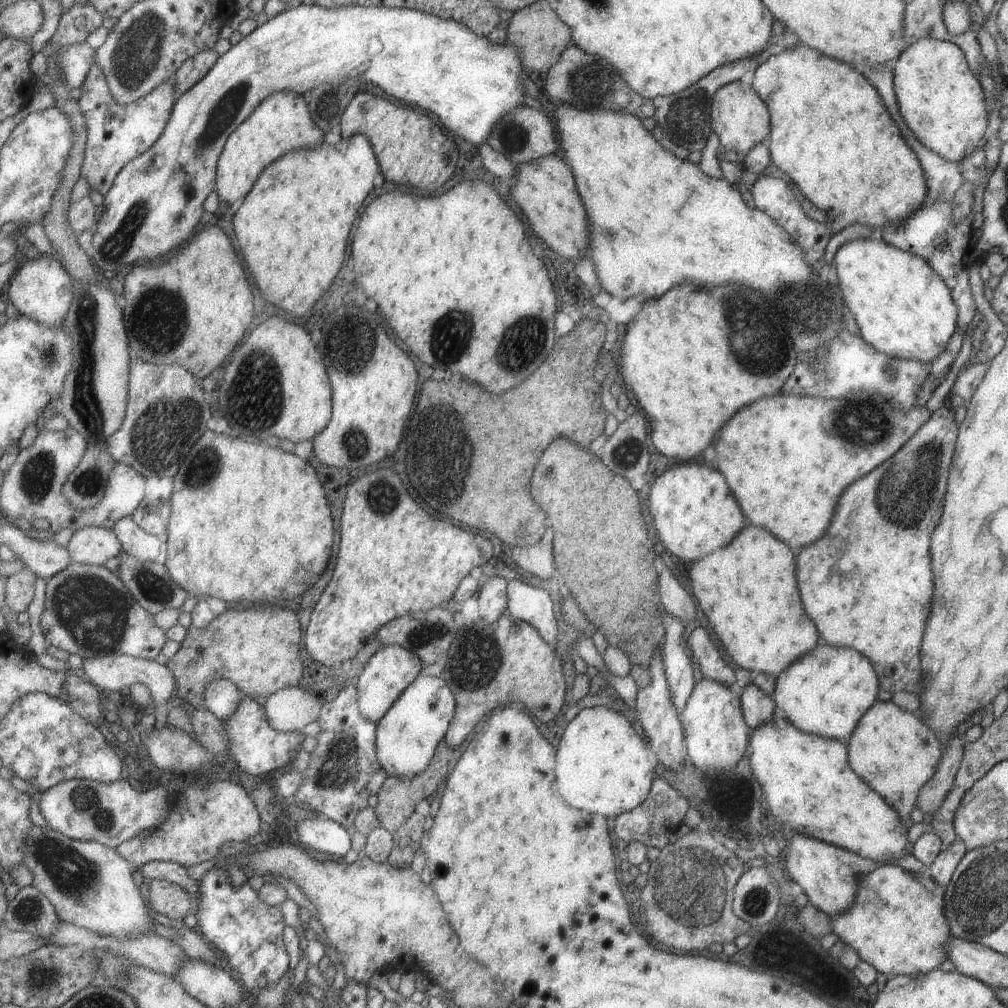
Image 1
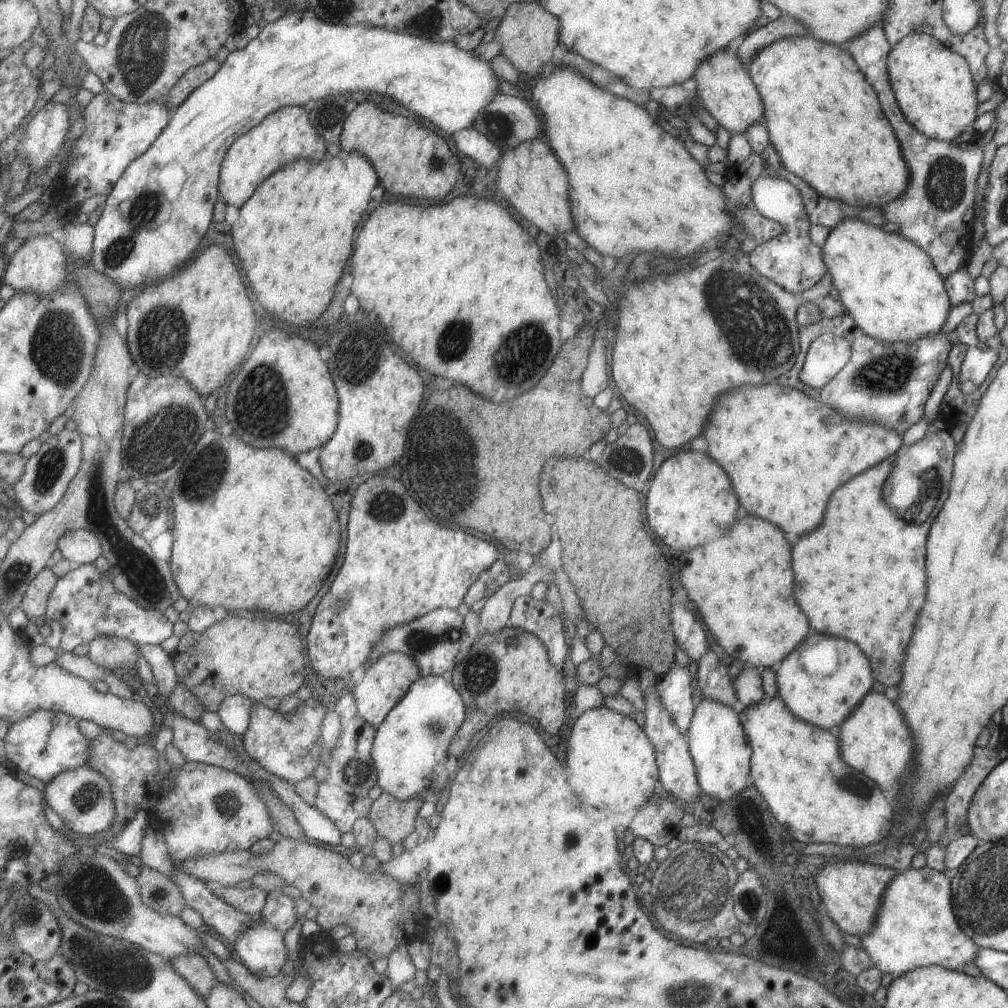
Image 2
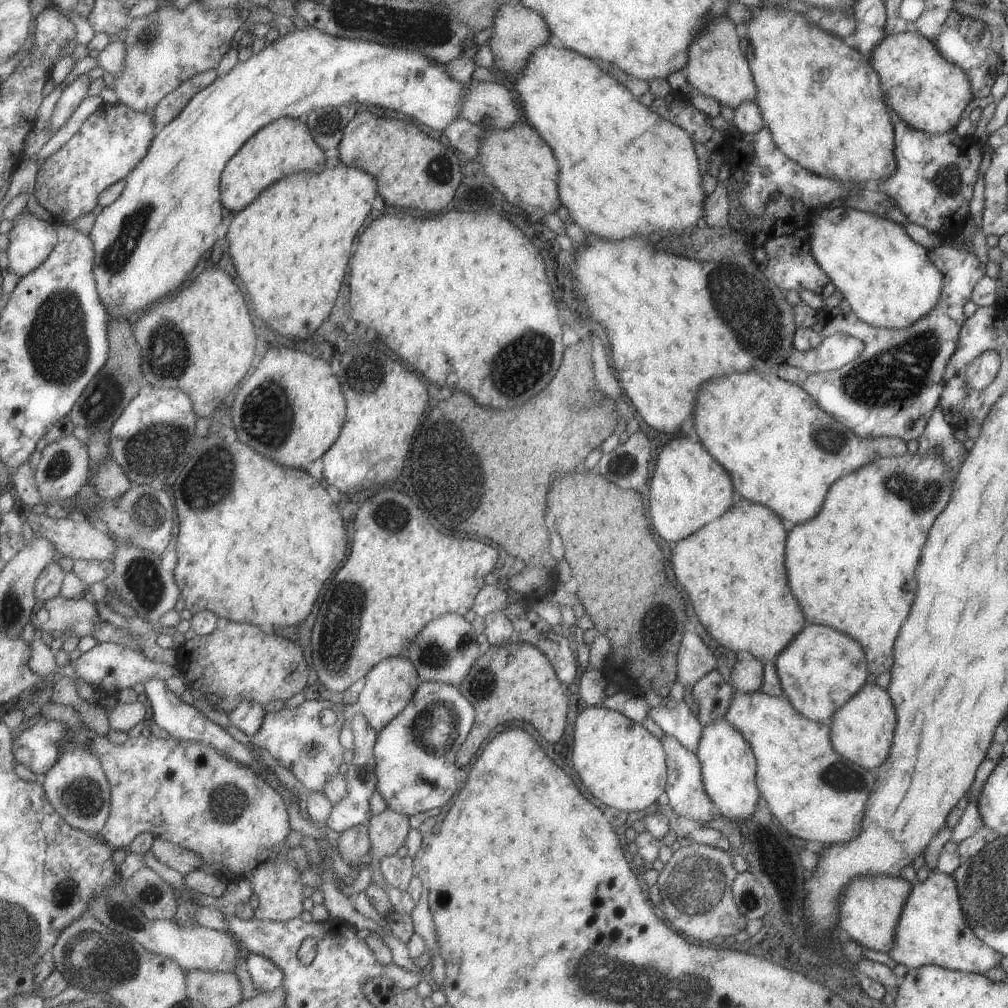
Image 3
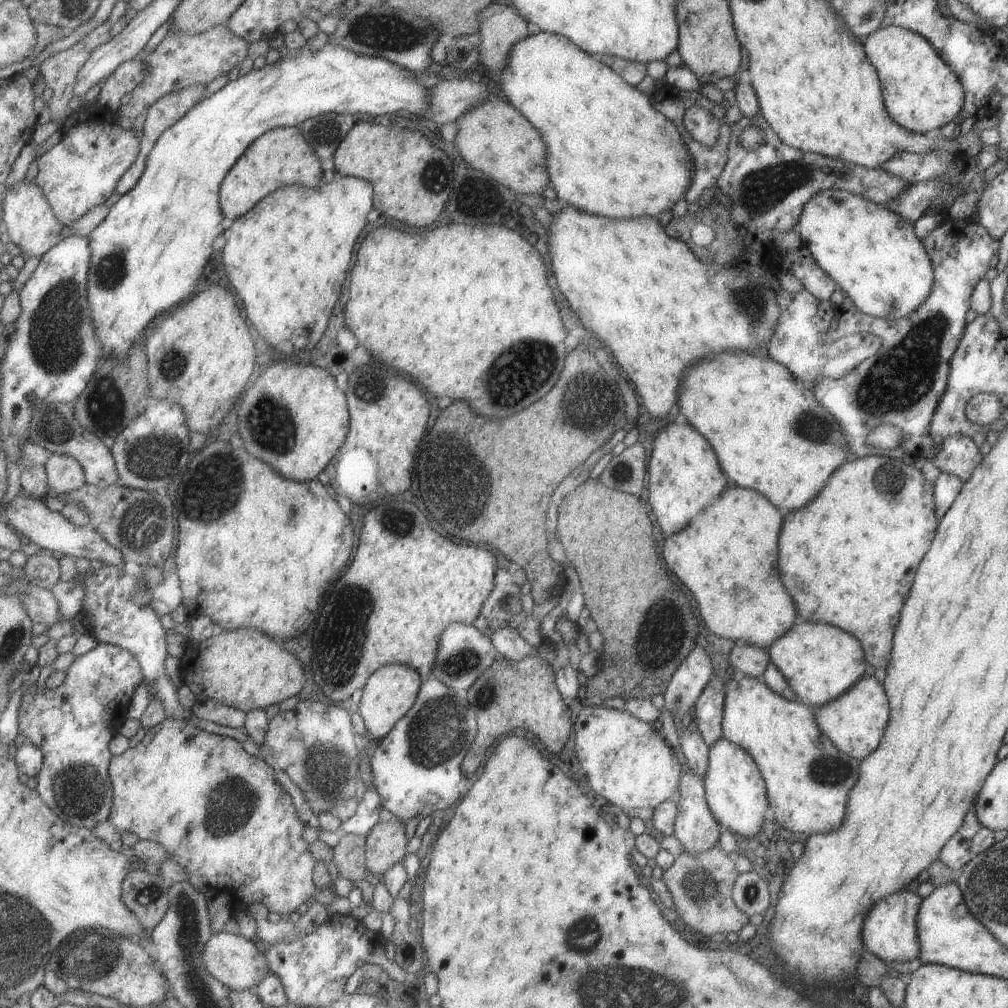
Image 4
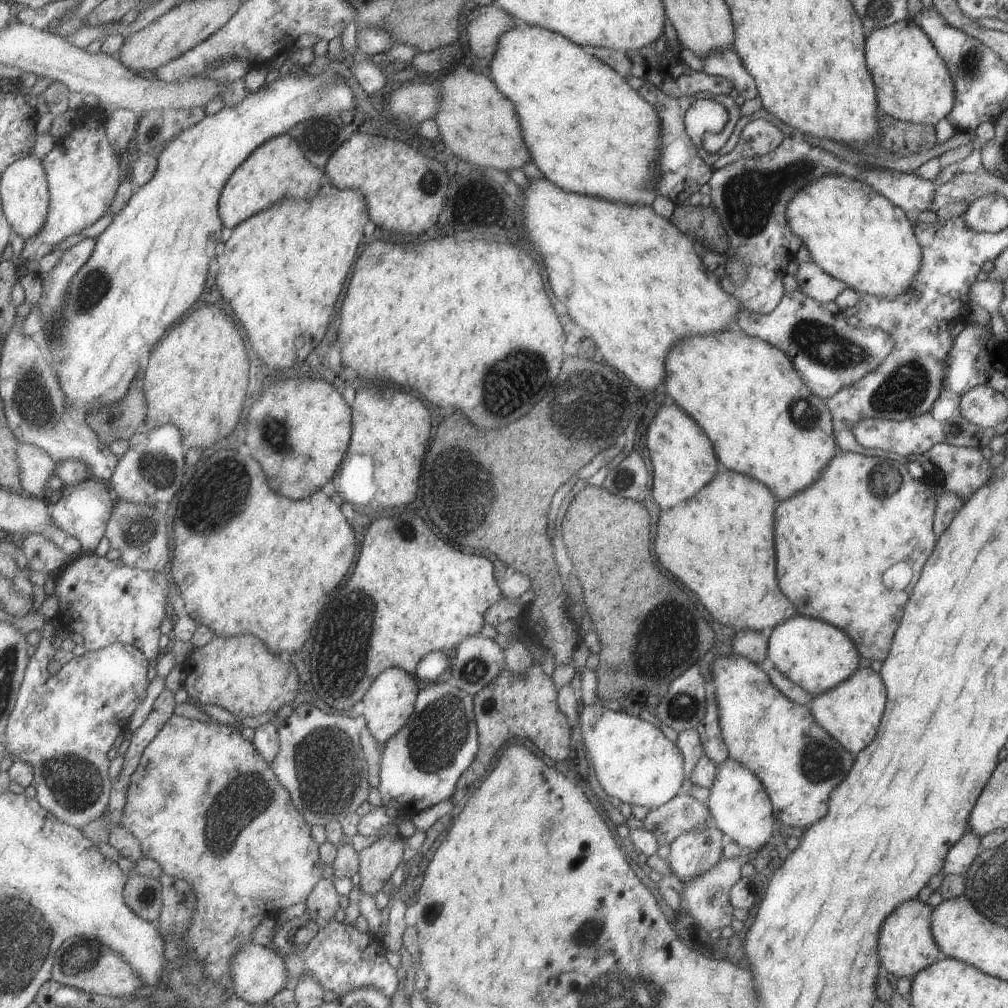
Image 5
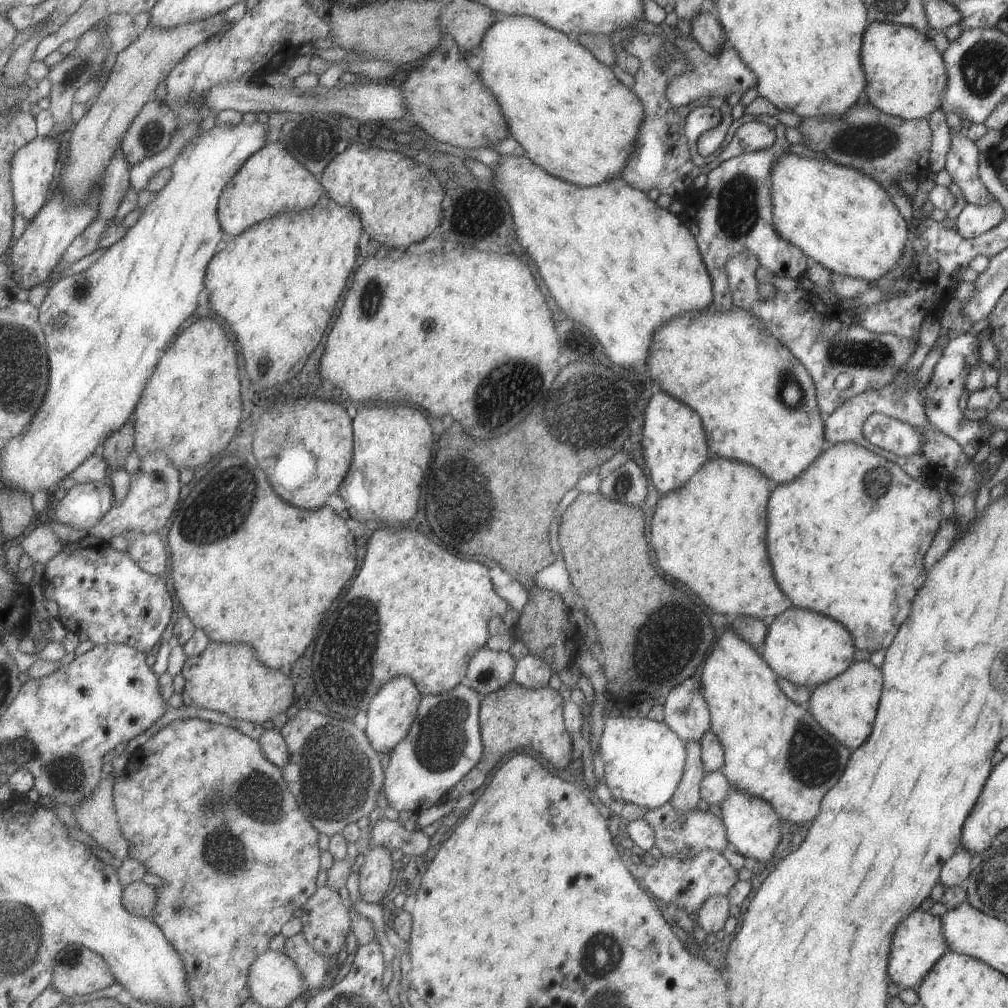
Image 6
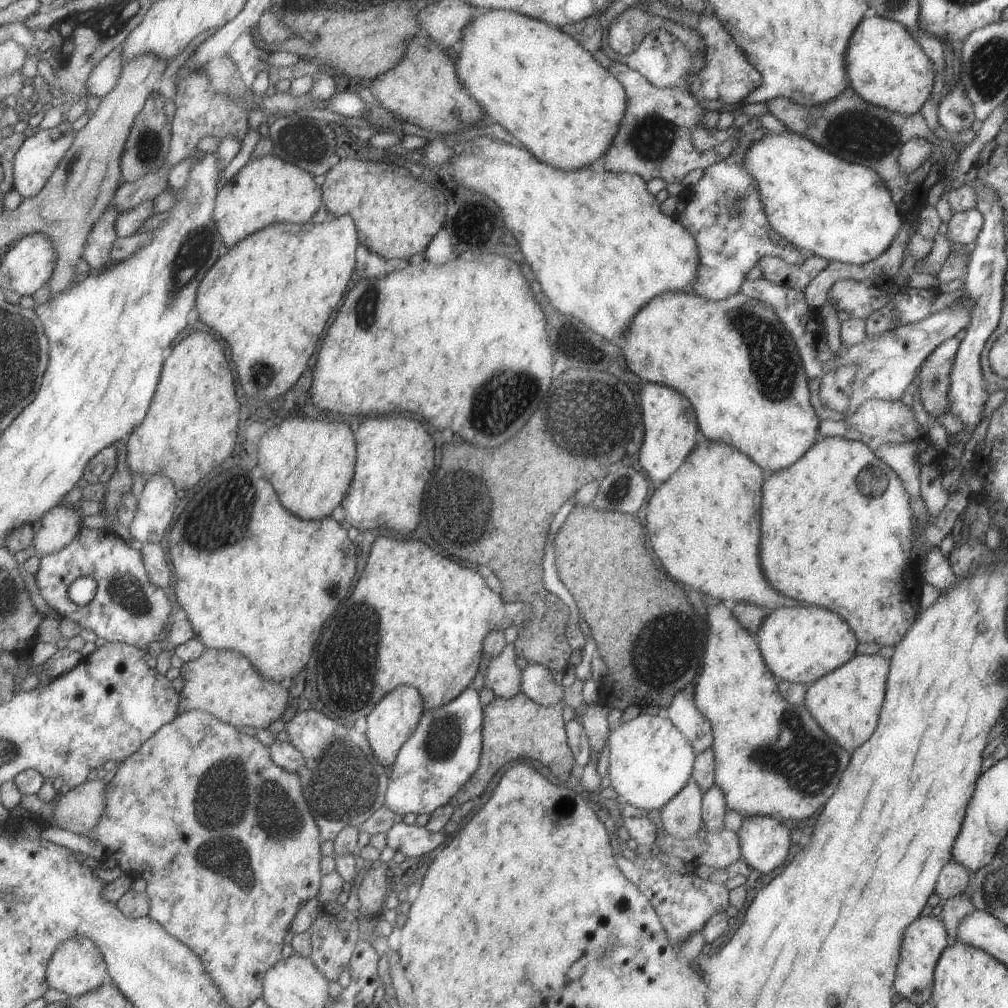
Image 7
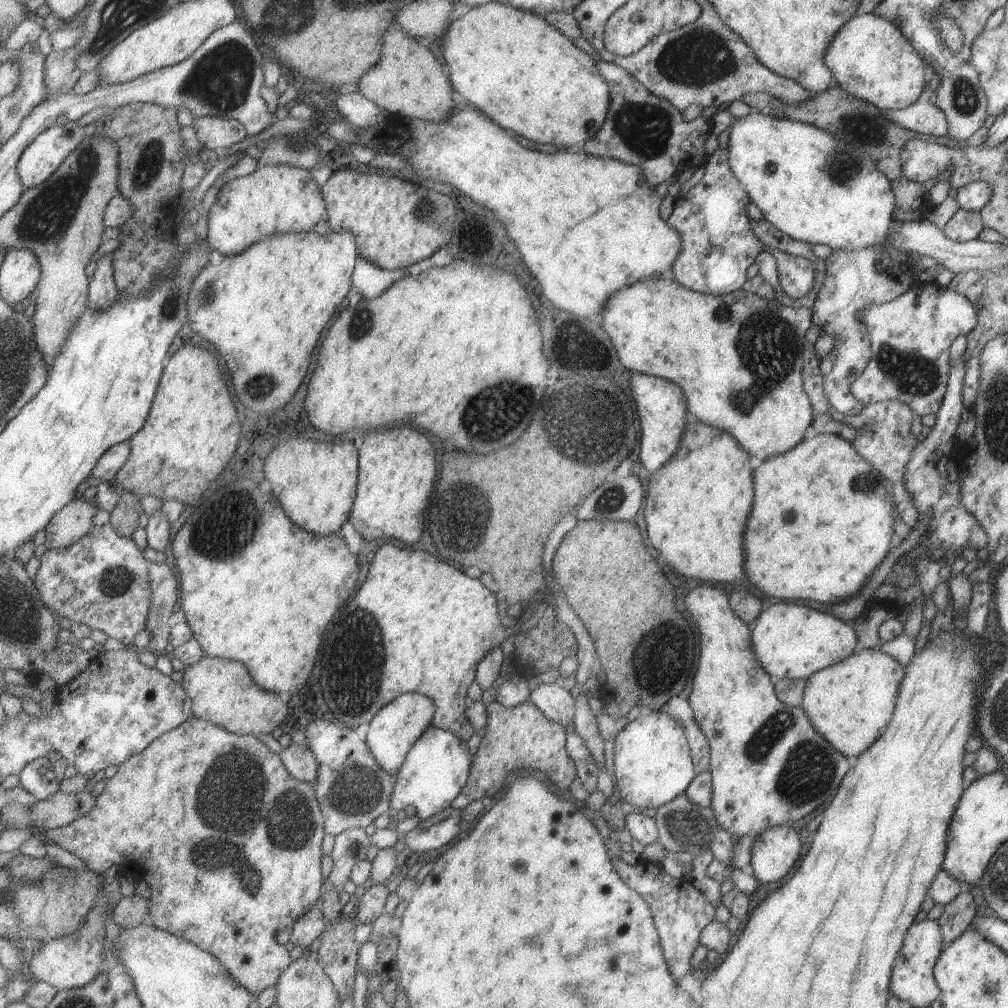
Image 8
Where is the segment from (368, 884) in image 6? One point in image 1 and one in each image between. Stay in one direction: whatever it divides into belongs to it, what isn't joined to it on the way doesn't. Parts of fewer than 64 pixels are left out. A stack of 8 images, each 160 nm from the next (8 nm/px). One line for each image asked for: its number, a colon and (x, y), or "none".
1: (397, 798)
2: (393, 819)
3: (388, 830)
4: (386, 844)
5: (378, 860)

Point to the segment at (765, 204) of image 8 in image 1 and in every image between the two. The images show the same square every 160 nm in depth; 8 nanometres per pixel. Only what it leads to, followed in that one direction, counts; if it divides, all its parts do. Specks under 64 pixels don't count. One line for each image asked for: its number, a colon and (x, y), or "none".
1: (902, 308)
2: (889, 286)
3: (888, 281)
4: (872, 255)
5: (854, 235)
6: (841, 219)
7: (842, 212)

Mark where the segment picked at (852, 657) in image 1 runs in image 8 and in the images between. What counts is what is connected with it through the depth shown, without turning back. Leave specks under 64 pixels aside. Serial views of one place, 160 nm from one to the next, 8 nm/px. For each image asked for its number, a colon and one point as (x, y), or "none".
2: (821, 681)
3: (820, 669)
4: (819, 662)
5: (816, 656)
6: (803, 647)
7: (799, 644)
8: (790, 641)

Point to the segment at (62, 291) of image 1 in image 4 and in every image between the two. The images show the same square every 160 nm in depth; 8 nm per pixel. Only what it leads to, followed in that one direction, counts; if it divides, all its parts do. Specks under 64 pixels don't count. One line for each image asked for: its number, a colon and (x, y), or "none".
2: (40, 264)
3: (32, 240)
4: (29, 219)

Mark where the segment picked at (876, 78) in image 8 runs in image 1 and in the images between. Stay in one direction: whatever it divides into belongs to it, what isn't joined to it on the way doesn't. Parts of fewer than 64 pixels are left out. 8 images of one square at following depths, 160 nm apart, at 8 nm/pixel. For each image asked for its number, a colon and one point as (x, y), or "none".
1: (940, 100)
2: (933, 87)
3: (926, 92)
4: (920, 93)
5: (912, 84)
6: (904, 74)
7: (886, 68)

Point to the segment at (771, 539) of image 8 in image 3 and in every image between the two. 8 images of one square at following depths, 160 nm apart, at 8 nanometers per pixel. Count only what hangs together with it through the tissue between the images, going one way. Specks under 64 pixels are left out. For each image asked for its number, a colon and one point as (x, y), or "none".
3: (852, 567)
4: (848, 558)
5: (833, 541)
6: (846, 539)
7: (836, 527)

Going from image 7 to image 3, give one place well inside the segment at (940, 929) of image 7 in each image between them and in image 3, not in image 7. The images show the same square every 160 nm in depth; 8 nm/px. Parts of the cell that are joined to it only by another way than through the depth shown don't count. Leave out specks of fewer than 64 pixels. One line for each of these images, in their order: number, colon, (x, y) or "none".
3: (869, 908)
4: (888, 931)
5: (905, 946)
6: (917, 943)

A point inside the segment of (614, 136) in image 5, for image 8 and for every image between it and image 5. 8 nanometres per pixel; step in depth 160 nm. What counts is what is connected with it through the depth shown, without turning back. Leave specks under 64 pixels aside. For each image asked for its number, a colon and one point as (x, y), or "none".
6: (574, 120)
7: (540, 85)
8: (522, 72)

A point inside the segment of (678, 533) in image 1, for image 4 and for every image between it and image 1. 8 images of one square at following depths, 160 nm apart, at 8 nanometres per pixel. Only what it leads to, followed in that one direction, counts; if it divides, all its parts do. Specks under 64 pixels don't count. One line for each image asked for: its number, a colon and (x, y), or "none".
2: (689, 501)
3: (688, 489)
4: (683, 474)

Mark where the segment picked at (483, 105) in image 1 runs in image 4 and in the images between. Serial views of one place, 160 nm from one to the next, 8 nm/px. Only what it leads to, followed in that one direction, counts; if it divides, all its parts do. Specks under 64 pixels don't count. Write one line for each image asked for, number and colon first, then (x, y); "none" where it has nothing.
2: (152, 224)
3: (147, 243)
4: (148, 254)

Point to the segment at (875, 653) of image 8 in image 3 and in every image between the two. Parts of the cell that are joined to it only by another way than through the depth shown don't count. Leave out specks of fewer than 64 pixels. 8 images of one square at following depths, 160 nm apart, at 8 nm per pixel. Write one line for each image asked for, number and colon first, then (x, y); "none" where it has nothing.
3: (861, 730)
4: (854, 722)
5: (849, 713)
6: (844, 706)
7: (845, 703)

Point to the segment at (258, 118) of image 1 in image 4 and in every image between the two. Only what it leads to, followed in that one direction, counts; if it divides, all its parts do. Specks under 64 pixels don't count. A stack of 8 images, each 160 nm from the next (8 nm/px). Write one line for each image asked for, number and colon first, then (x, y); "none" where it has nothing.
2: (287, 135)
3: (288, 145)
4: (283, 156)

